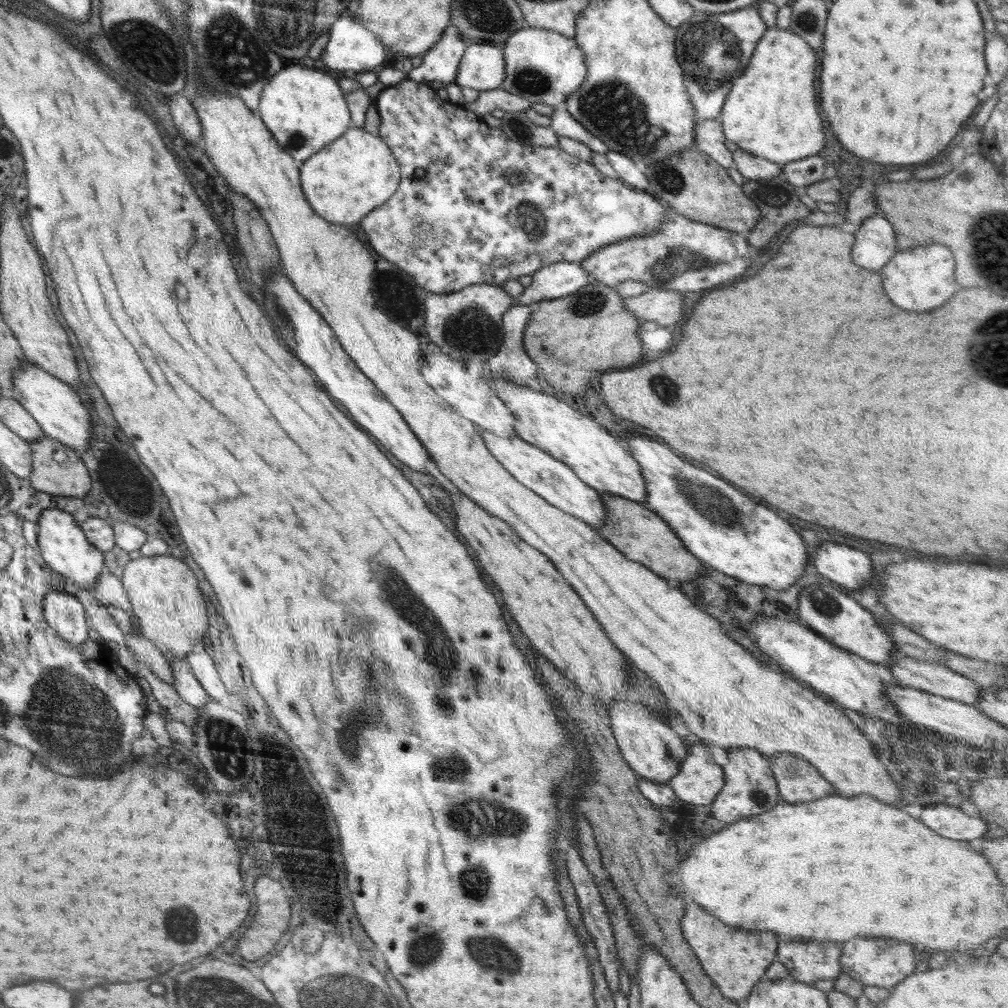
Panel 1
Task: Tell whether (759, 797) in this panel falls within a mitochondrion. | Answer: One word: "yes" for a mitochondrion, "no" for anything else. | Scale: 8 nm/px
yes

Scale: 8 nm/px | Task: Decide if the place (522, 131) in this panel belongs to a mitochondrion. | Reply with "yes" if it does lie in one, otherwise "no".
yes

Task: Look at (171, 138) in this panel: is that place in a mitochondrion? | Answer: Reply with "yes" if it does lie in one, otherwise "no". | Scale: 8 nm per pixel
no

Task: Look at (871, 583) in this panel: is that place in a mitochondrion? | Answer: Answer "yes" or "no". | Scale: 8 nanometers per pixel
no

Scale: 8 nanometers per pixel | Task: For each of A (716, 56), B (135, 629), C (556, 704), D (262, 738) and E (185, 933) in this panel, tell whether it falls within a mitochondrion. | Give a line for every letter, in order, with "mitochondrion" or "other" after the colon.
A: mitochondrion
B: other
C: other
D: mitochondrion
E: mitochondrion

